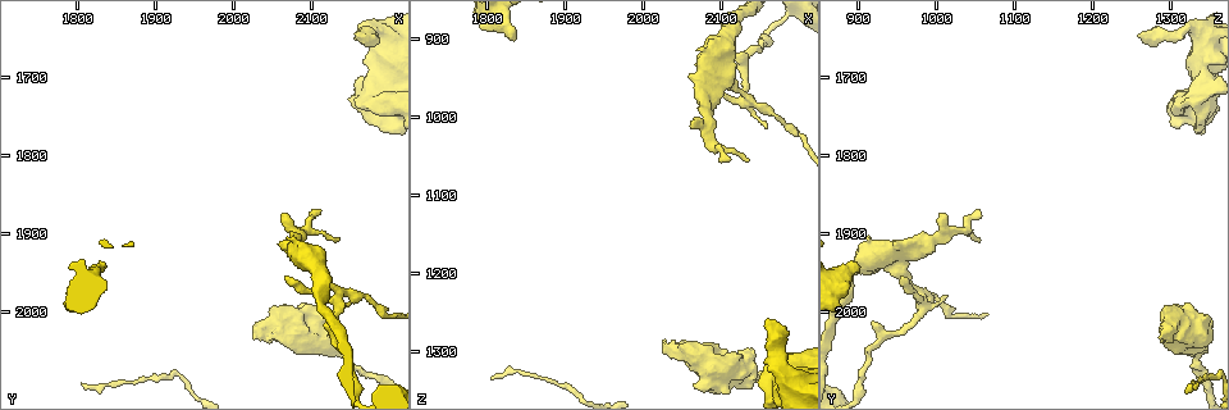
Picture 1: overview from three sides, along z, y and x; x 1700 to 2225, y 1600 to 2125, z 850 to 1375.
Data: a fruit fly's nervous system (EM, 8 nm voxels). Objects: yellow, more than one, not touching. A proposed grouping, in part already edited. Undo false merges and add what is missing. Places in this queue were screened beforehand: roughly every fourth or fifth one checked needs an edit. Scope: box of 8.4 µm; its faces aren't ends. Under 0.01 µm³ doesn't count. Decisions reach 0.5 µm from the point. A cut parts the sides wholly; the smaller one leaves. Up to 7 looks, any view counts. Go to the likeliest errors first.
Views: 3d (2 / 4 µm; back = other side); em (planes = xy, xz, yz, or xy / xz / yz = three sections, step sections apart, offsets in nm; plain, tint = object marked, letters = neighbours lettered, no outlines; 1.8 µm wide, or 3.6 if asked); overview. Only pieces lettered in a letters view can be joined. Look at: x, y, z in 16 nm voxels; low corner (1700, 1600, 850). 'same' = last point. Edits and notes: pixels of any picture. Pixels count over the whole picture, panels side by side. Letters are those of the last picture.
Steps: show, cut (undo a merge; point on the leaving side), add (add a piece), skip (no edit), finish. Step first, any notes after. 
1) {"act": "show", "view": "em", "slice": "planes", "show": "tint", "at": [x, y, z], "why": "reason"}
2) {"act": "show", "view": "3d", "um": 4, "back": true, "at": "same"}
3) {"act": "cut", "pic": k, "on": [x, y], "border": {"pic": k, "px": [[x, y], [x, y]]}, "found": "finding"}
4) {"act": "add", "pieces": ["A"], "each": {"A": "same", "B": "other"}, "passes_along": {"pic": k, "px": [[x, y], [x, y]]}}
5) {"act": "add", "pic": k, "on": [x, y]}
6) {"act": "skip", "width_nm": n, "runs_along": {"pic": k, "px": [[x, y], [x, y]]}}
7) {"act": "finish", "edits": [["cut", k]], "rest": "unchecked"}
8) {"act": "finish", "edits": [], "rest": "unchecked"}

{"act": "show", "view": "3d", "um": 2, "at": [2130, 1980, 985], "why": "two arms at a narrow angle"}

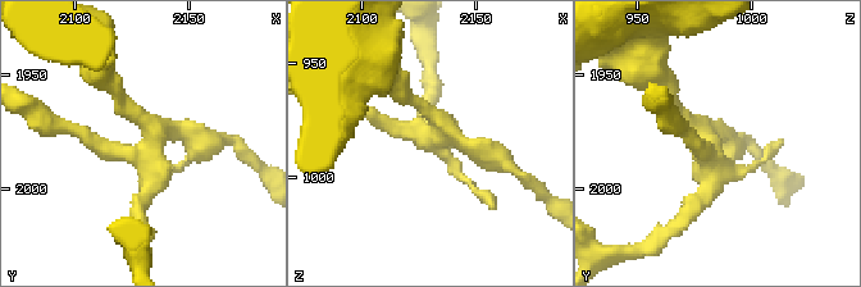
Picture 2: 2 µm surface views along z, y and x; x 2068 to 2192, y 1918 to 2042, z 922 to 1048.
{"act": "show", "view": "em", "slice": "xy", "step": 8, "show": "letters", "at": [2133, 1982, 981], "arms": 4, "why": "now the EM"}

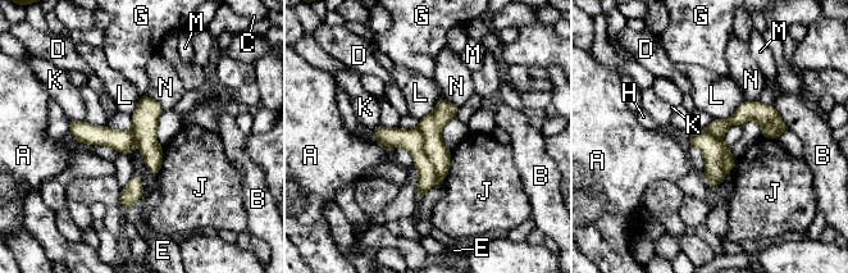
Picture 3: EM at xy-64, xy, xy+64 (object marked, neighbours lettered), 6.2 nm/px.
{"act": "skip", "width_nm": 170, "each": {"A": "other", "B": "other", "C": "other", "D": "other", "E": "other", "G": "other", "H": "other", "J": "other", "K": "other", "L": "other", "M": "other", "N": "other"}, "border": {"pic": 3, "px": [[133, 141], [145, 165], [156, 176]]}, "found": "one neuron here"}

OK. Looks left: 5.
{"act": "show", "view": "em", "slice": "yz", "step": 4, "show": "letters", "at": [1835, 1945, 900], "why": "free end"}

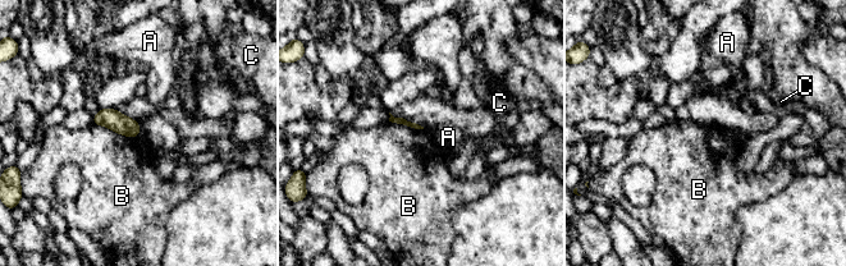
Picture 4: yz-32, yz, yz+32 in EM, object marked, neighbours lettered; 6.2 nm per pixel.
{"act": "skip", "longest_contact_nm": ["B", 300], "each": {"A": "other", "B": "other", "C": "other"}, "border": {"pic": 4, "px": [[92, 123], [137, 137]]}, "found": "no lettered piece goes on from it"}

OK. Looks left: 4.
{"act": "show", "view": "em", "slice": "planes", "show": "plain", "at": [2155, 1645, 1260], "why": "branch stops here"}

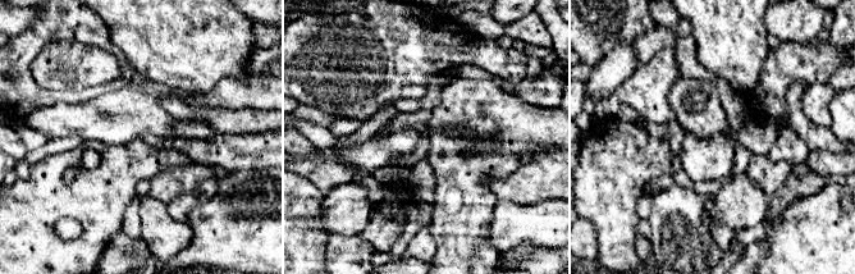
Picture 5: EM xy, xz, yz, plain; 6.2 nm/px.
{"act": "show", "view": "em", "slice": "planes", "show": "letters", "at": "same"}

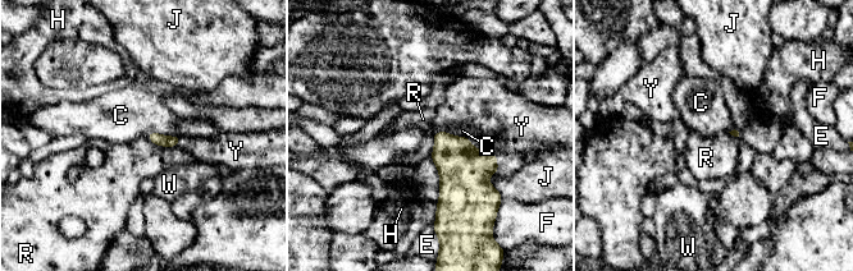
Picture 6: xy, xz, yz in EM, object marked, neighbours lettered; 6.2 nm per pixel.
{"act": "add", "pieces": ["Y"], "longest_contact_nm": ["C", 220], "each": {"C": "other", "E": "other", "F": "other", "H": "other", "J": "other", "R": "other", "W": "other", "Y": "same"}, "found": "the neuron continues"}

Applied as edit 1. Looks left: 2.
{"act": "finish", "edits": [["add", 6]], "rest": "unchecked"}

